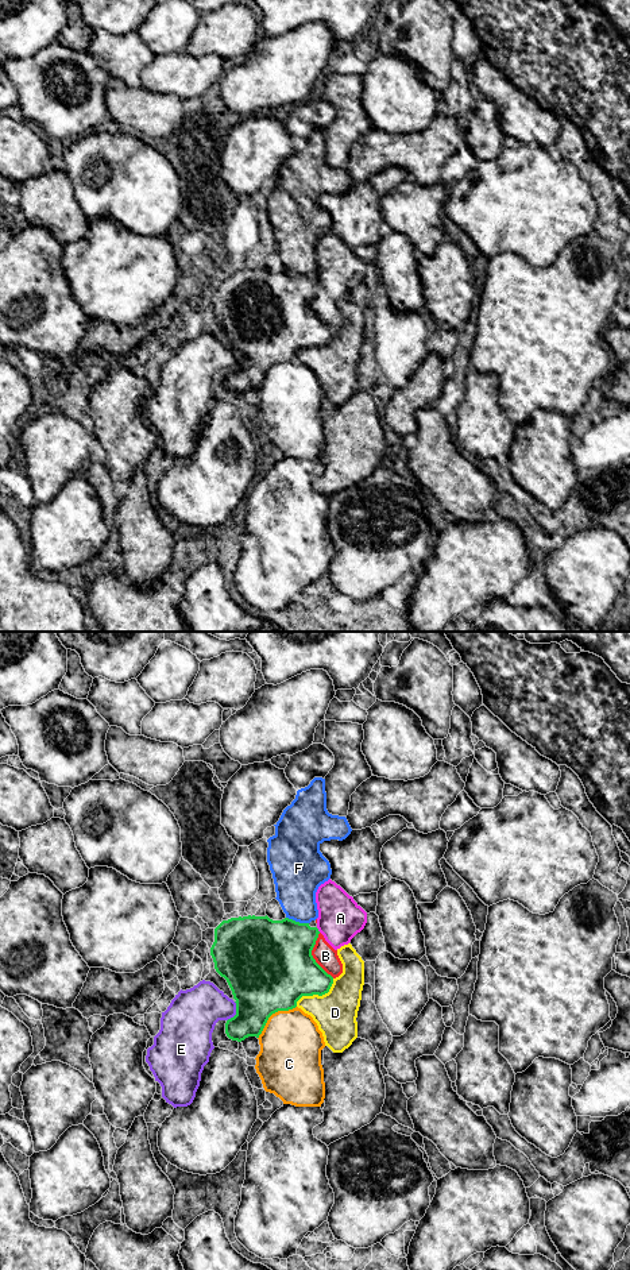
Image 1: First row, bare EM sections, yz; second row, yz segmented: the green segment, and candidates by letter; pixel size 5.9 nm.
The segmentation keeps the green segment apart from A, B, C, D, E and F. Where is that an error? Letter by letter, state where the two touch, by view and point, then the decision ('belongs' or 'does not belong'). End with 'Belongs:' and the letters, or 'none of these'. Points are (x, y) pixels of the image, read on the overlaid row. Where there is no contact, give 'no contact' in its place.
A: yz (317, 930) | does not belong
B: yz (312, 956) | does not belong
C: yz (271, 1014) | does not belong
D: yz (316, 994) | does not belong
E: yz (236, 1012) | does not belong
F: yz (297, 922) | does not belong
Belongs: none of these

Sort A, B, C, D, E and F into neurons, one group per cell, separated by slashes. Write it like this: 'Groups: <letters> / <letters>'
Groups: A B / C / D / E / F

